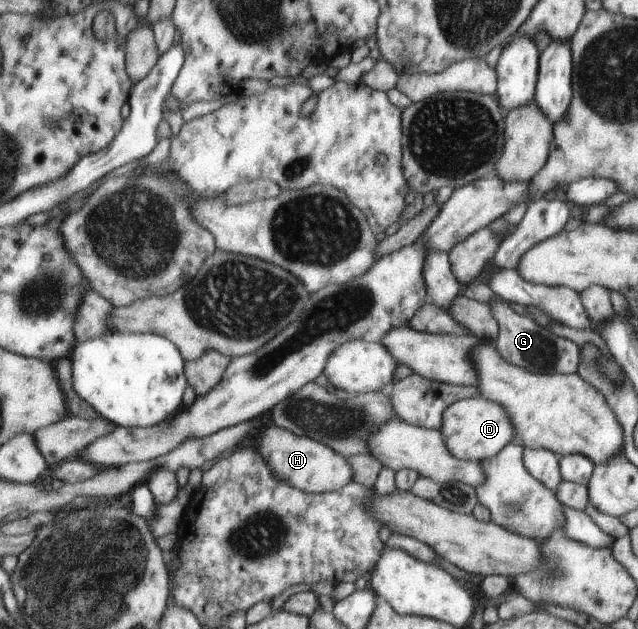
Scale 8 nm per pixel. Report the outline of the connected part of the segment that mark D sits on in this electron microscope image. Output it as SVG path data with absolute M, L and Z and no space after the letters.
M478 394L471 399L461 399L447 408L444 423L438 430L446 440L450 452L465 461L490 459L516 439L516 426L506 408Z

